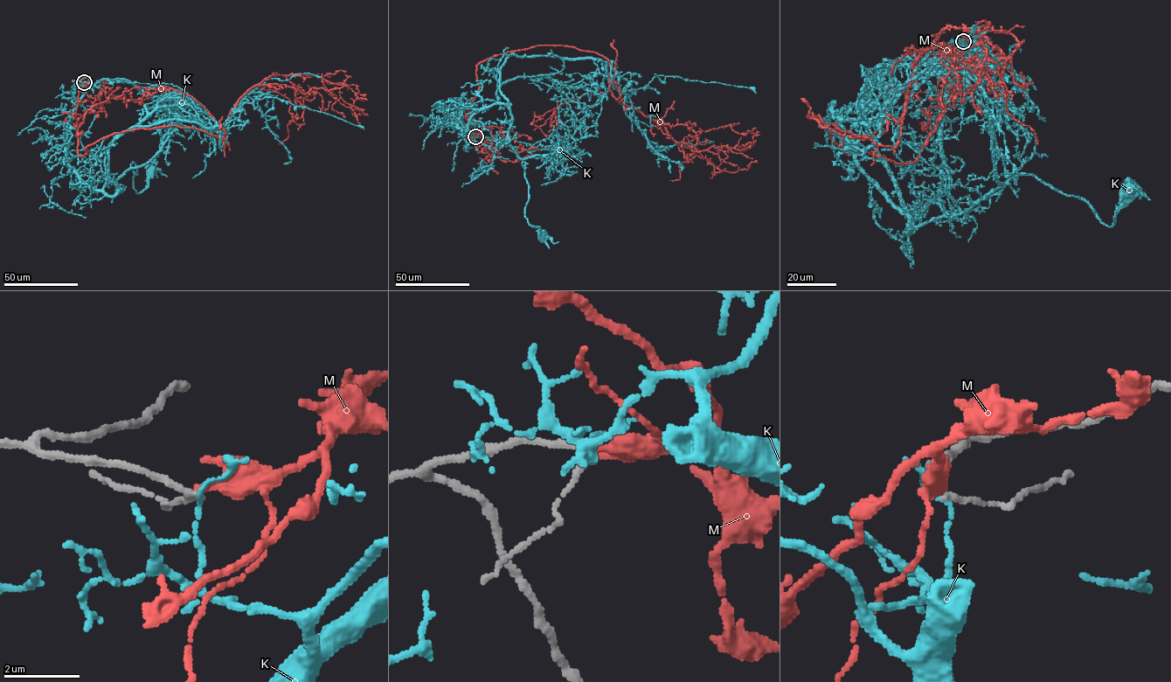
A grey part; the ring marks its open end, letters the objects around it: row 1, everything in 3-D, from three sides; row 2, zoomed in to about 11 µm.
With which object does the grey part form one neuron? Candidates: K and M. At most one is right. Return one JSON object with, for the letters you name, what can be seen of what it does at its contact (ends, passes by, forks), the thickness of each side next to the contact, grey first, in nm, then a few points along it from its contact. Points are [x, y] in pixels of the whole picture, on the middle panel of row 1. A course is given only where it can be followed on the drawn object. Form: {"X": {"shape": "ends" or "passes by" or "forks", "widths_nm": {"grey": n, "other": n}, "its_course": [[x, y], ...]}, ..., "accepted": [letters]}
{"accepted": []}

